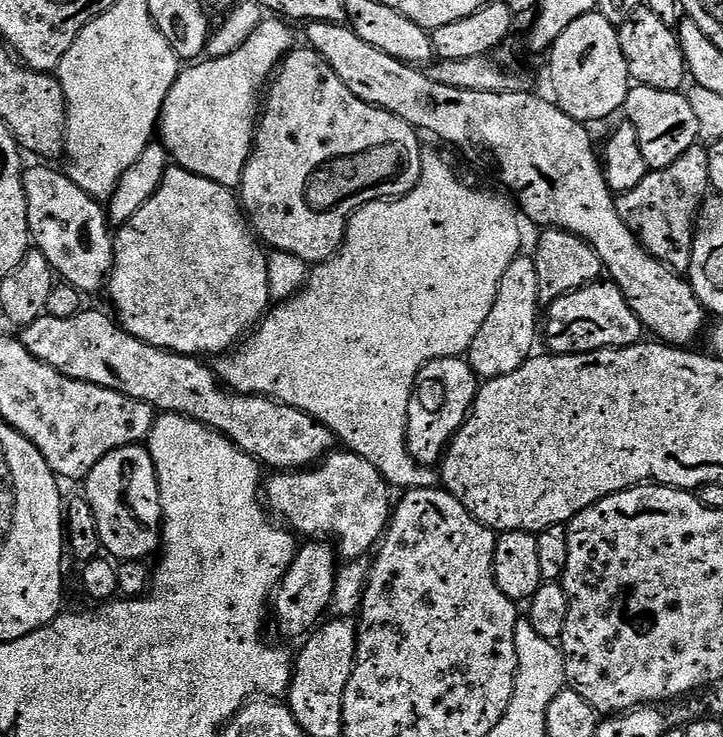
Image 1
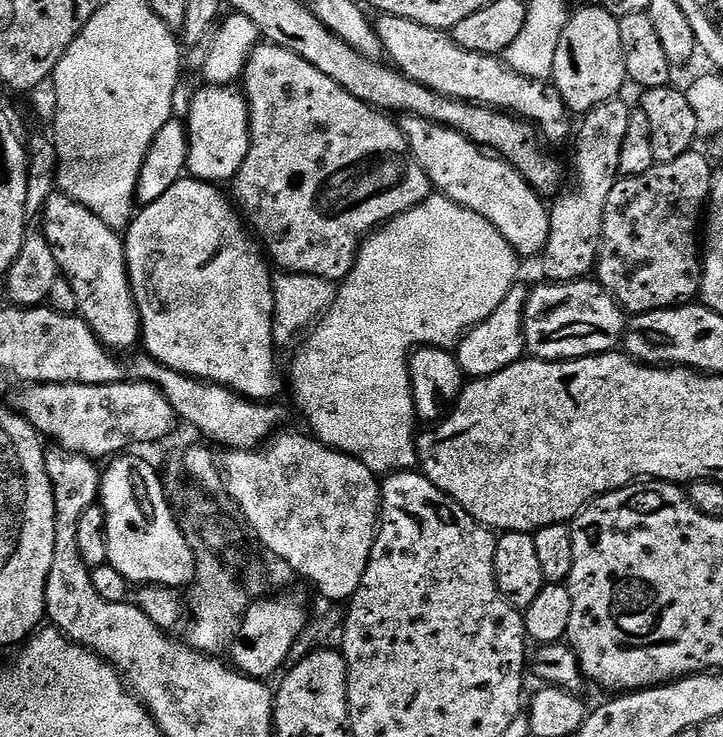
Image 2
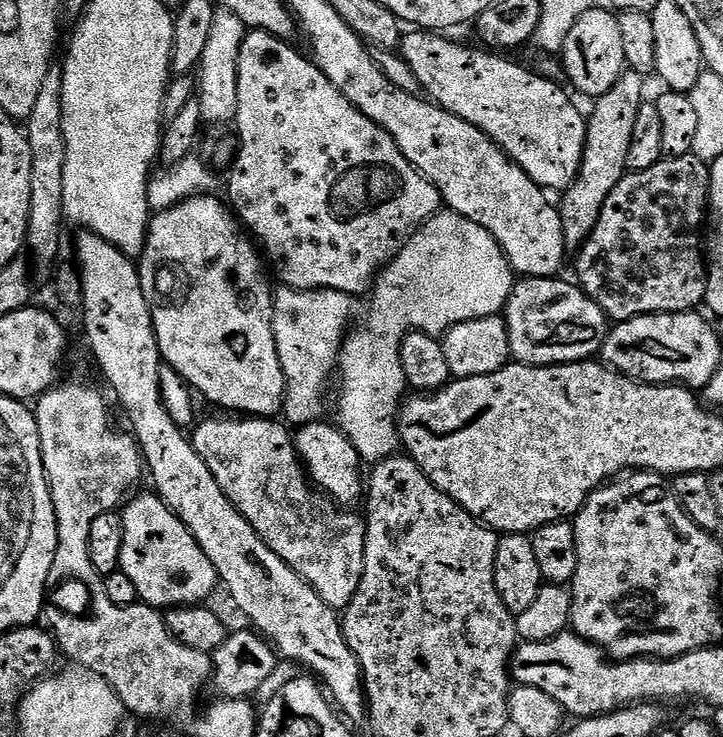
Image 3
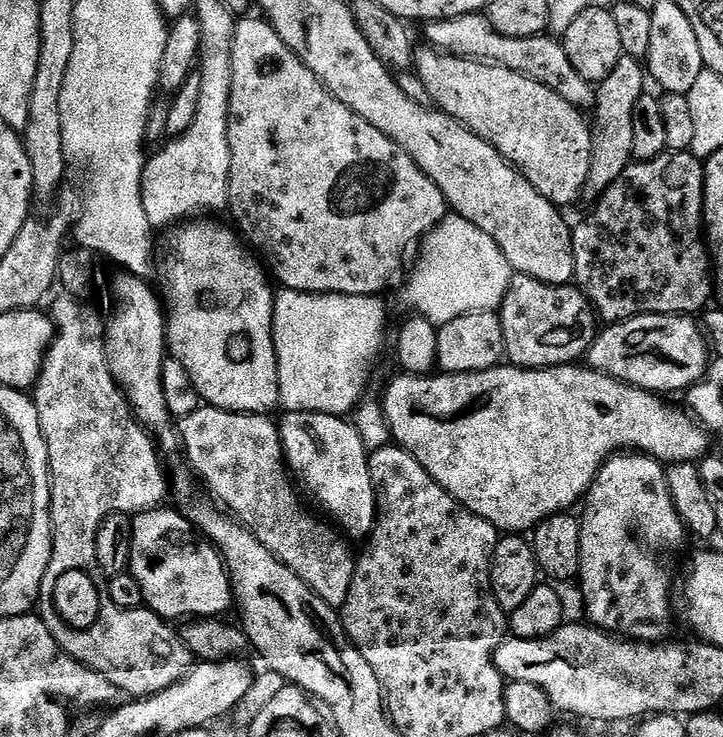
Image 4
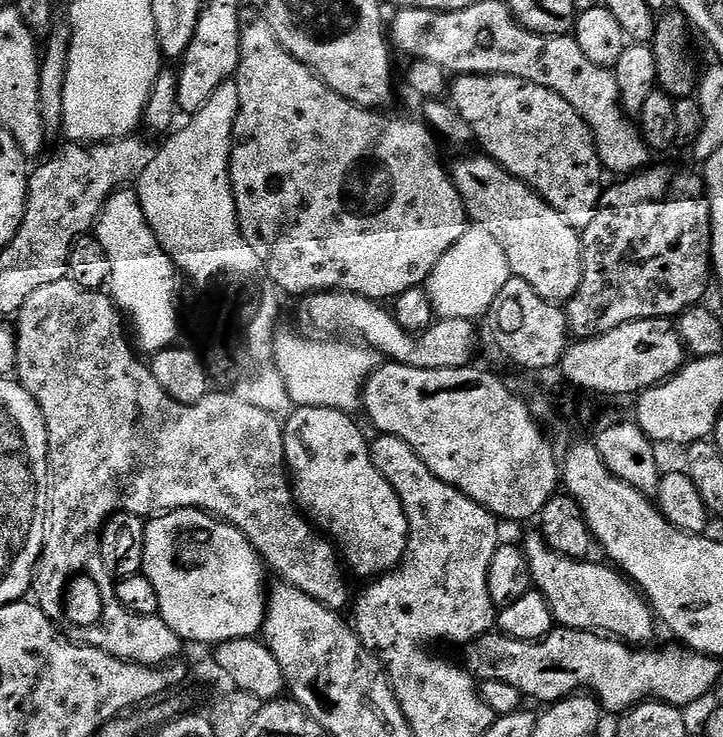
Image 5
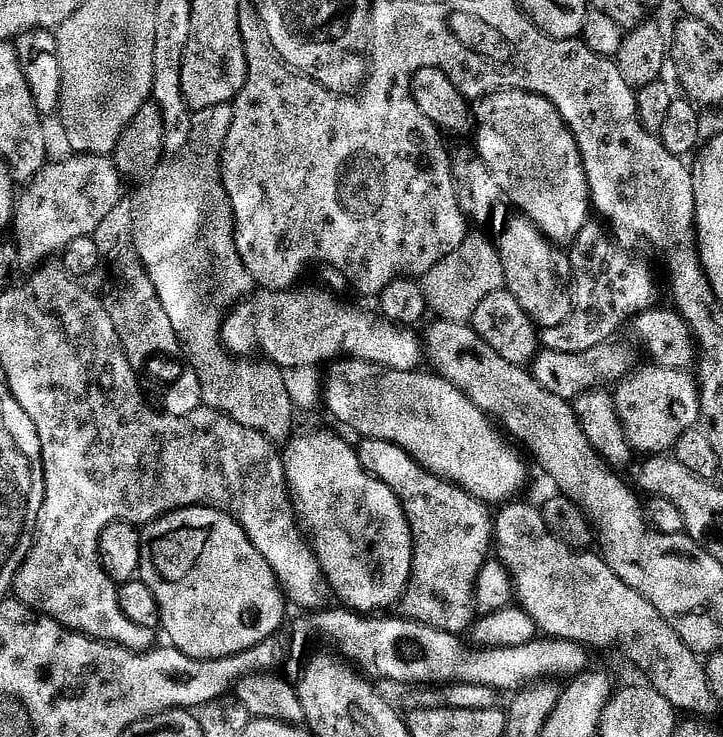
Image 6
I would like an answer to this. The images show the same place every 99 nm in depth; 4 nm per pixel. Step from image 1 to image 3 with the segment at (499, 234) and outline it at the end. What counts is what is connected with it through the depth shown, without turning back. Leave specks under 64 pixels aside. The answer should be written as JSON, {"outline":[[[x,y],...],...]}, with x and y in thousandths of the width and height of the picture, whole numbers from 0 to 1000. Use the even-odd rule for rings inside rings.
{"outline":[[[610,285],[581,305],[563,326],[559,327],[553,343],[548,346],[535,361],[527,364],[524,374],[520,376],[519,385],[512,392],[512,403],[515,402],[515,419],[502,429],[501,433],[477,455],[476,465],[470,469],[470,486],[467,490],[467,526],[470,521],[470,544],[465,548],[465,564],[467,569],[467,579],[476,586],[479,594],[488,601],[494,616],[498,617],[499,626],[524,627],[538,624],[542,619],[549,617],[555,612],[553,601],[553,577],[550,566],[553,562],[553,551],[562,537],[562,517],[559,514],[559,503],[556,502],[556,486],[553,484],[553,465],[559,461],[563,450],[588,450],[596,456],[609,459],[614,452],[621,450],[628,442],[635,440],[650,440],[656,434],[665,434],[674,429],[683,429],[698,422],[703,406],[708,398],[708,387],[711,384],[711,370],[707,358],[697,349],[697,341],[692,336],[692,330],[686,327],[667,307],[661,307],[656,301],[650,301],[643,293],[636,293],[624,285]]]}

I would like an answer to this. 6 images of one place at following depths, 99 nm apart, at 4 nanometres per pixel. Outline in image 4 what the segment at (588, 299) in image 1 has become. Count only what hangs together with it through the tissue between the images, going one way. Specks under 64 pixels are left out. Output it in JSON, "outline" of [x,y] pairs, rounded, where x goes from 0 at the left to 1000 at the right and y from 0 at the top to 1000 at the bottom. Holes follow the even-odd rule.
{"outline":[[[718,372],[710,373],[689,427],[694,437],[701,487],[716,499],[773,499],[777,494],[801,490],[801,483],[804,487],[812,479],[815,464],[824,460],[827,449],[827,430],[806,396],[791,388],[751,385],[748,380]]]}

